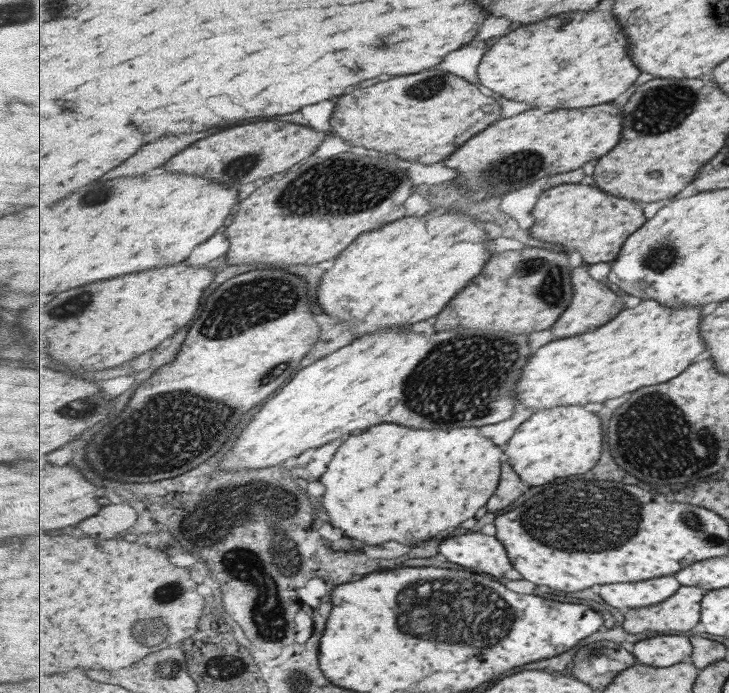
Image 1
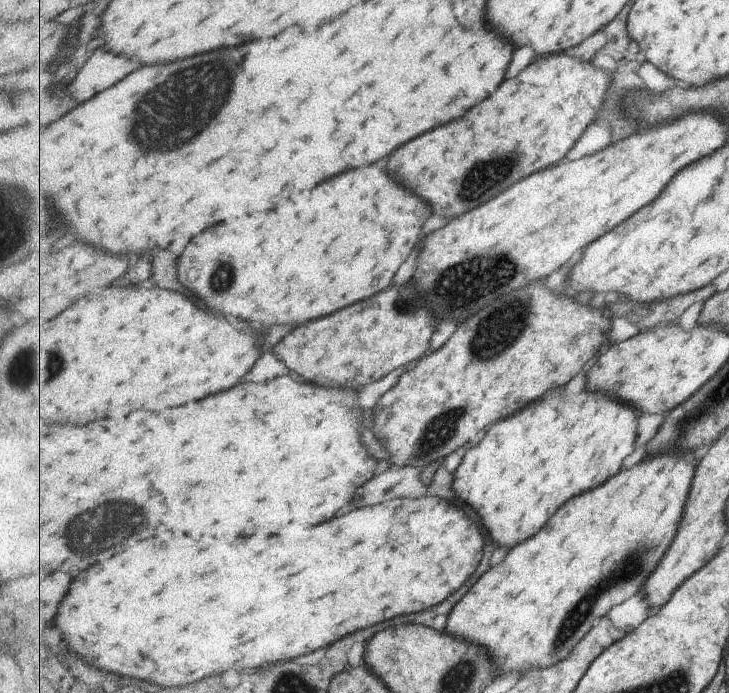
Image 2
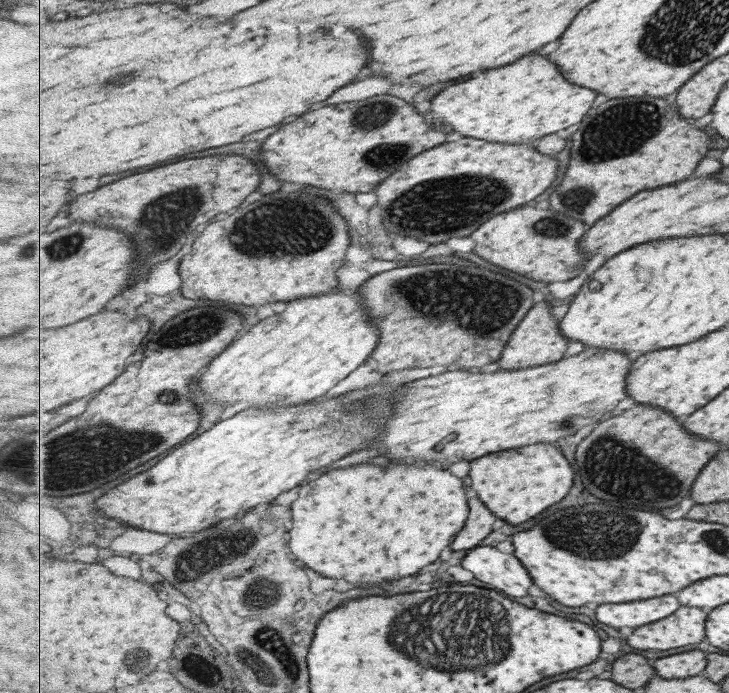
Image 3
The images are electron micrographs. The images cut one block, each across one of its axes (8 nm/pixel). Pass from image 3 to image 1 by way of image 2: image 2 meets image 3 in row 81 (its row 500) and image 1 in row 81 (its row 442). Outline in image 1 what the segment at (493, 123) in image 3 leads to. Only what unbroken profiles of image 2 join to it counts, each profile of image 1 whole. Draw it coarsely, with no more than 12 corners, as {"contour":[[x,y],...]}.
{"contour":[[611,10],[501,38],[479,66],[533,108],[613,102],[641,72]]}

